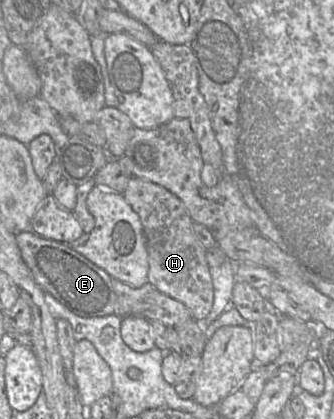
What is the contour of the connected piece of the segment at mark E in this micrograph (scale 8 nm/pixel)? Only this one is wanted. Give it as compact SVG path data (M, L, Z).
M31 230L16 234L16 243L34 282L45 296L50 296L62 307L80 317L97 317L114 313L116 294L112 277L104 269L70 248L68 244L41 237Z

